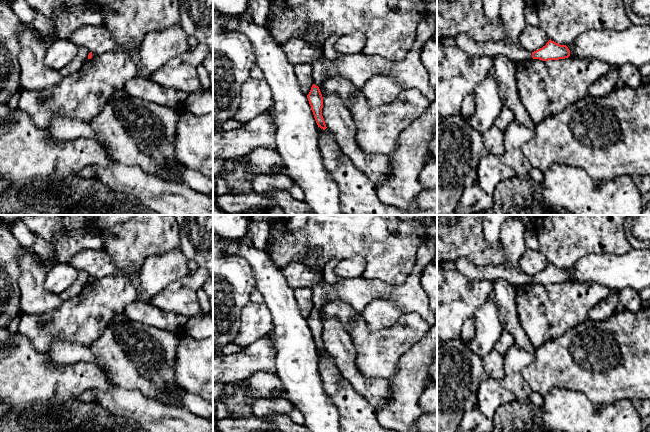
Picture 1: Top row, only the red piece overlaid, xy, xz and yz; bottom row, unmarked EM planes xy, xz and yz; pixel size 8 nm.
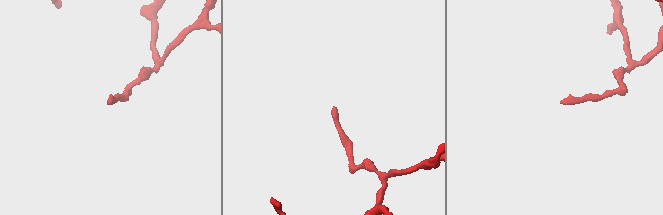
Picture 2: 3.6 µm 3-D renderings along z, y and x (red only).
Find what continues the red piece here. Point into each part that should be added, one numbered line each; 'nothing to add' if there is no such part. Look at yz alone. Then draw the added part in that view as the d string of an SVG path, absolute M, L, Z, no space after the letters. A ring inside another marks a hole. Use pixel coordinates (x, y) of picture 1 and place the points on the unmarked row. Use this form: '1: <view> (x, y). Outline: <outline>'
1: yz (512, 232). Outline: M508 217L501 226L500 242L507 258L504 266L476 266L465 258L455 261L456 270L469 280L490 281L504 279L515 288L532 281L532 277L524 273L520 267L520 260L526 251L524 234L527 227L520 218Z

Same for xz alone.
1: xz (358, 292). Outline: M426 240L418 249L416 263L403 284L393 286L381 280L367 280L361 276L340 279L336 284L327 283L323 278L323 265L317 254L307 252L304 264L310 267L320 278L314 285L313 306L316 310L328 301L339 299L346 301L356 312L361 313L373 300L390 298L404 313L417 312L433 325L436 314L430 309L429 300L421 286L424 268L433 262L437 244Z

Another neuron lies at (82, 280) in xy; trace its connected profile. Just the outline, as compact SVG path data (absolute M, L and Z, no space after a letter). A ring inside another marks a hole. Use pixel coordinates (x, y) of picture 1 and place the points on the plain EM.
M80 270L76 281L70 287L68 287L65 291L60 293L58 296L63 301L66 301L70 298L77 296L79 293L82 292L84 287L88 284L89 277L90 277L89 273L87 273L84 270Z

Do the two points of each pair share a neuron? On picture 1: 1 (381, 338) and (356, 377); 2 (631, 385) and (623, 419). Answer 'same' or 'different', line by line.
1: different
2: different

